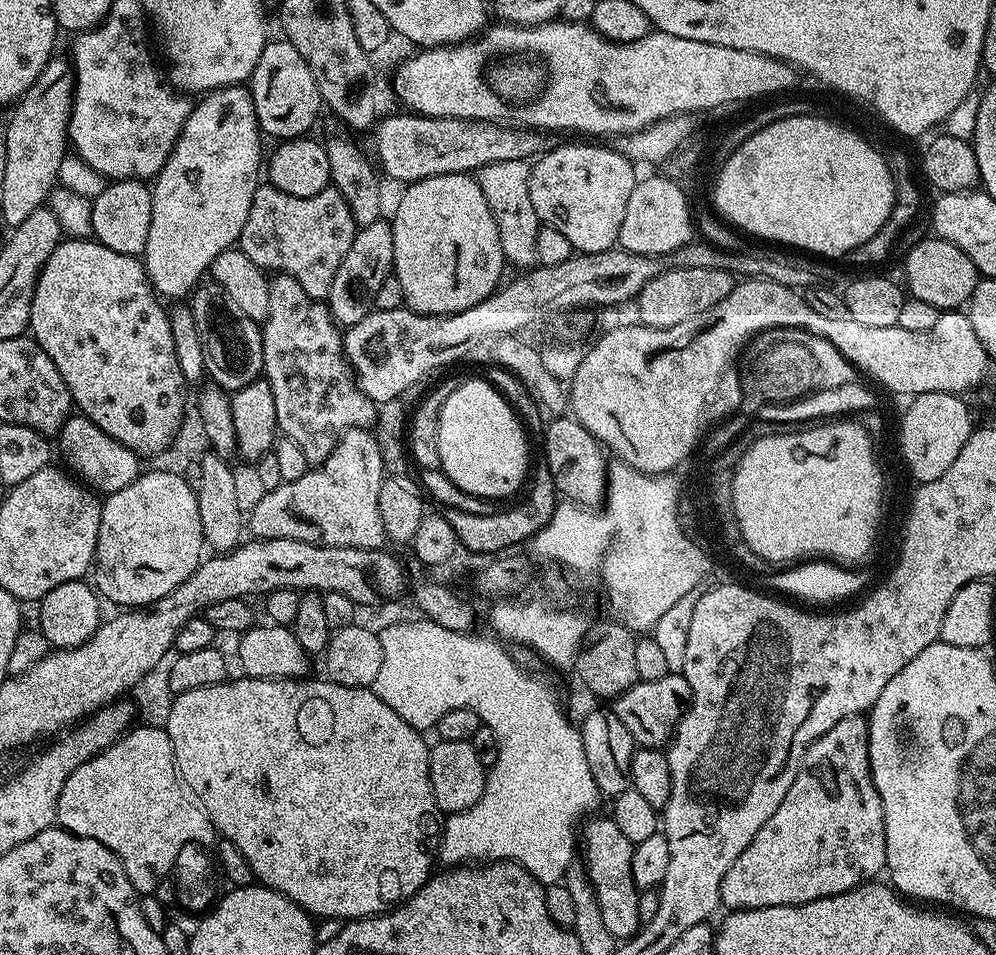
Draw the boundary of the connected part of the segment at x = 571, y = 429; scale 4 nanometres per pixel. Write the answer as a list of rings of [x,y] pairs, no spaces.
[[[568,414],[557,415],[557,420],[548,424],[544,432],[543,463],[547,464],[556,483],[556,491],[565,501],[585,506],[603,505],[606,499],[608,478],[605,451],[575,418]]]

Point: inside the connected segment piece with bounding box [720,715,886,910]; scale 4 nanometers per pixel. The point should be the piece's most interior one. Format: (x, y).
(828, 836)

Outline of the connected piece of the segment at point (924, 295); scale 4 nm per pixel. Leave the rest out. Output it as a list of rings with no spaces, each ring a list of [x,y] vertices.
[[[931,238],[920,240],[908,252],[904,260],[904,280],[911,299],[930,302],[930,306],[941,310],[956,310],[967,305],[969,298],[977,295],[978,273],[974,262],[958,246],[949,240]]]

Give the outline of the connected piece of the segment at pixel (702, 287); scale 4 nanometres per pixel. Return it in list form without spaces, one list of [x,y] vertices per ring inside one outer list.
[[[668,266],[657,276],[650,278],[646,286],[642,286],[640,295],[634,301],[634,307],[640,315],[637,316],[639,323],[648,328],[669,328],[678,322],[686,322],[686,318],[694,318],[694,314],[702,314],[718,306],[718,302],[722,302],[722,298],[730,294],[733,286],[734,276],[727,268]]]

